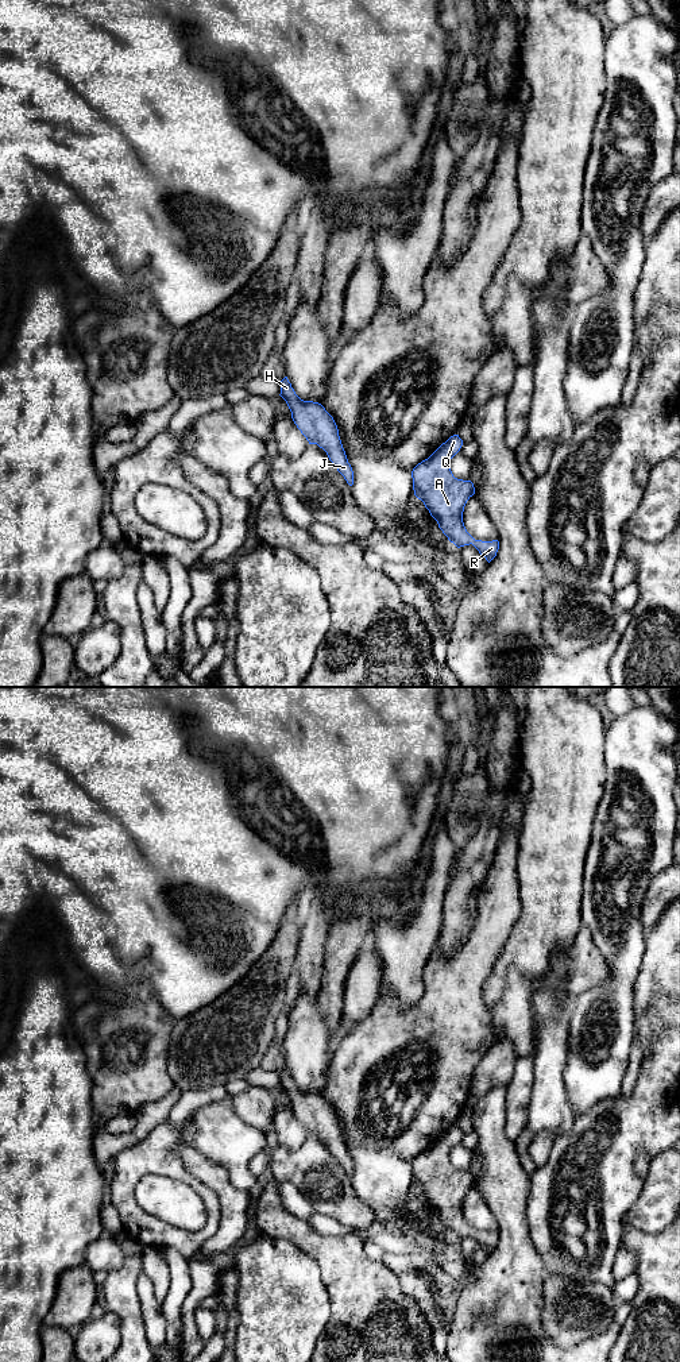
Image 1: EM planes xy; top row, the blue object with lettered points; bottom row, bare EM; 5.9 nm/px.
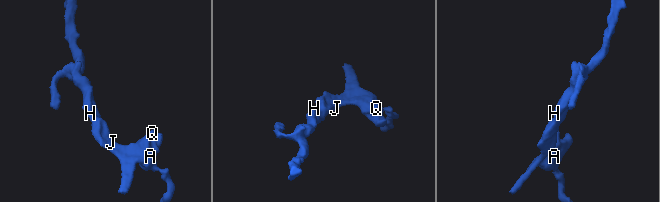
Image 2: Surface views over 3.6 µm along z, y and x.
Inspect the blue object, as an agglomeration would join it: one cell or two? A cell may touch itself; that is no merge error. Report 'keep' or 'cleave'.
keep

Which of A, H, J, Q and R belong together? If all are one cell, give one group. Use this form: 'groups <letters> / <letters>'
groups A H J Q R

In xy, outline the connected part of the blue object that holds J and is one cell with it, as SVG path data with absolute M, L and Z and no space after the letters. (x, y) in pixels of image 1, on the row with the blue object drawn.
M287 377L279 382L279 386L279 396L286 401L297 428L309 444L317 444L327 452L337 471L344 476L347 483L352 486L353 471L348 463L333 417L321 404L301 400L291 387Z

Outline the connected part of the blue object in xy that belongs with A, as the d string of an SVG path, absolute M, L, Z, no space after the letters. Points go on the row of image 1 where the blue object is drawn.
M451 436L428 459L413 471L414 495L421 499L438 528L457 548L472 544L490 563L499 549L499 541L475 540L465 529L463 512L467 501L475 494L471 481L453 476L449 462L460 451L463 440Z

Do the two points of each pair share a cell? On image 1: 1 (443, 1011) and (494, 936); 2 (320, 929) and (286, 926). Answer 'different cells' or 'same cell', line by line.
1: same cell
2: different cells

